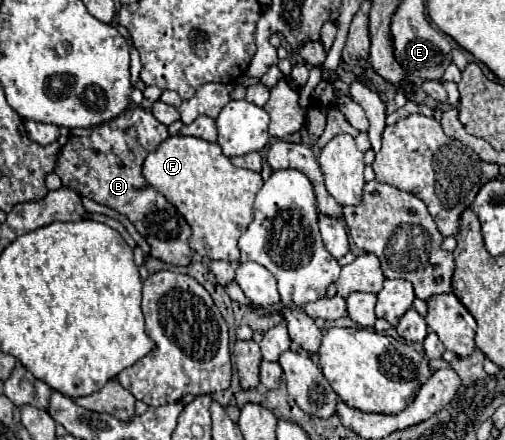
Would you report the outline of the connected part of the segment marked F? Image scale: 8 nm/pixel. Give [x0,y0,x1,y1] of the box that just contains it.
[142,135,264,263]

